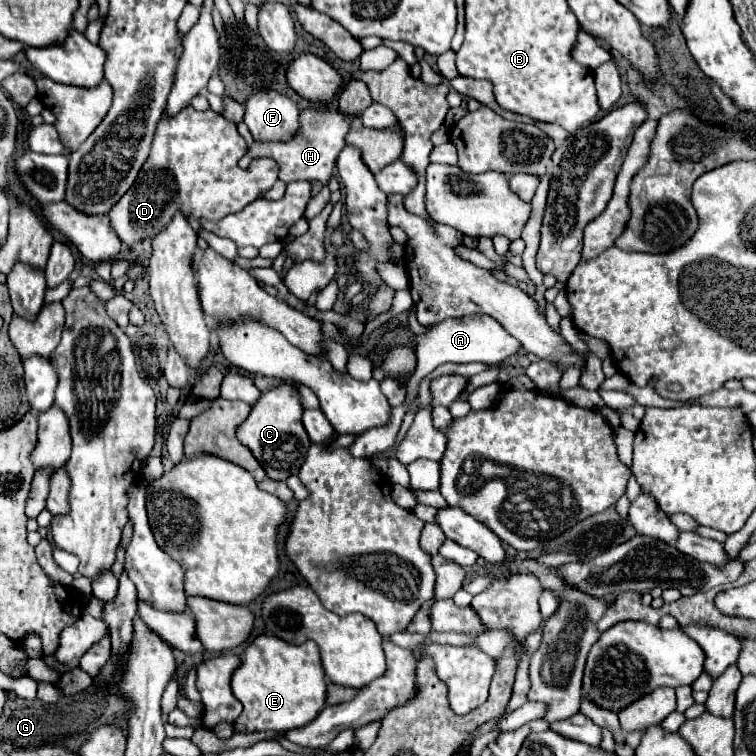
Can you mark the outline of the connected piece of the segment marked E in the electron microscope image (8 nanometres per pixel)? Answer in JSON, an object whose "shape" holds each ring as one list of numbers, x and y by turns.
{"shape":[[256,636,244,650,242,664,232,674,232,692,244,706,242,716,234,724,236,732,286,732,310,724,324,706,326,694,326,678,316,642,288,644,274,636]]}

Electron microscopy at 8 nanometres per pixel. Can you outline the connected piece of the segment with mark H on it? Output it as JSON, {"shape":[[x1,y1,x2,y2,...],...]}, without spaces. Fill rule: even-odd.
{"shape":[[332,106,328,108,312,108,300,112,300,132,294,136,290,142,280,142,280,144,256,144,248,150,248,158,258,158,258,154,264,154,272,160,278,162,280,172,278,178,284,184,296,182,296,180,320,180,323,187,318,196,312,197,309,201,304,217,309,221,317,216,330,200,331,192,328,187,330,174,332,174,332,164,336,162,336,154,344,148,344,136,348,132,348,122,344,116]]}

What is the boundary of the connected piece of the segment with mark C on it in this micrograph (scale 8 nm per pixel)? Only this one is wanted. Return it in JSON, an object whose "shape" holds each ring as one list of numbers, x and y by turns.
{"shape":[[282,382,276,388,262,392,262,396,252,404,250,416,236,428,236,436,244,442,256,460,266,470,266,476,272,480,286,480,300,470,300,464,306,458,310,448,310,438,302,426,302,404,298,386,294,382]]}

